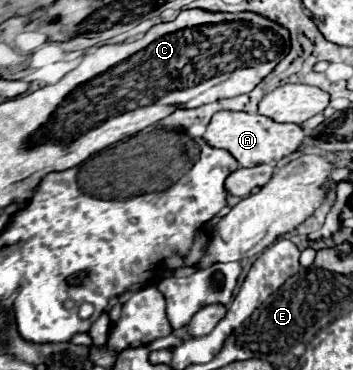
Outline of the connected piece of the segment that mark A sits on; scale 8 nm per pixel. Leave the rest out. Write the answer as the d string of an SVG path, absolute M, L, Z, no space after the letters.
M216 113L206 127L204 139L212 147L226 149L242 167L256 167L262 163L274 165L276 161L298 151L304 143L304 131L296 123L278 123L260 113Z

